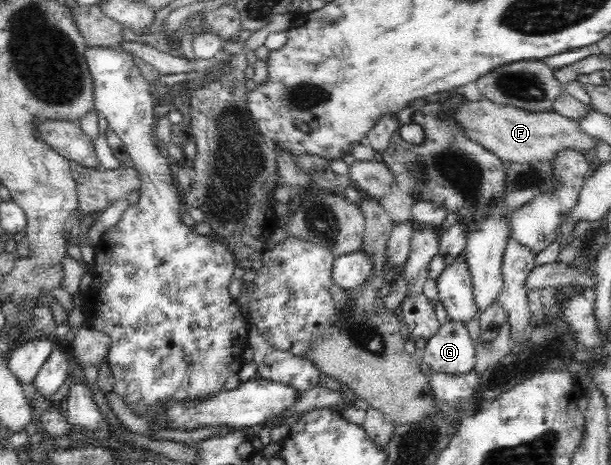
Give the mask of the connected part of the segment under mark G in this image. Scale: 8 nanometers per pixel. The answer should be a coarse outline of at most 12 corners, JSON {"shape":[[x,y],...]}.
{"shape":[[449,321],[421,356],[431,373],[474,370],[475,345]]}

